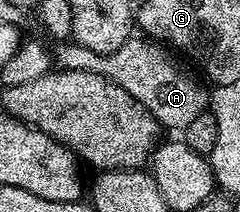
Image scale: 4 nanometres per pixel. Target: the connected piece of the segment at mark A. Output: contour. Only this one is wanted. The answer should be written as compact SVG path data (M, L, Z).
M135 35L127 39L125 44L121 45L113 54L107 55L95 53L93 50L86 49L86 47L74 41L65 41L56 47L58 48L54 48L53 59L58 68L69 71L97 73L99 76L105 77L111 83L117 84L119 88L125 89L139 104L145 105L153 113L160 126L166 130L169 128L182 131L189 126L194 118L199 117L200 113L208 110L210 104L208 88L205 89L191 74L181 69L174 59L176 56L166 46L163 46L156 40Z

